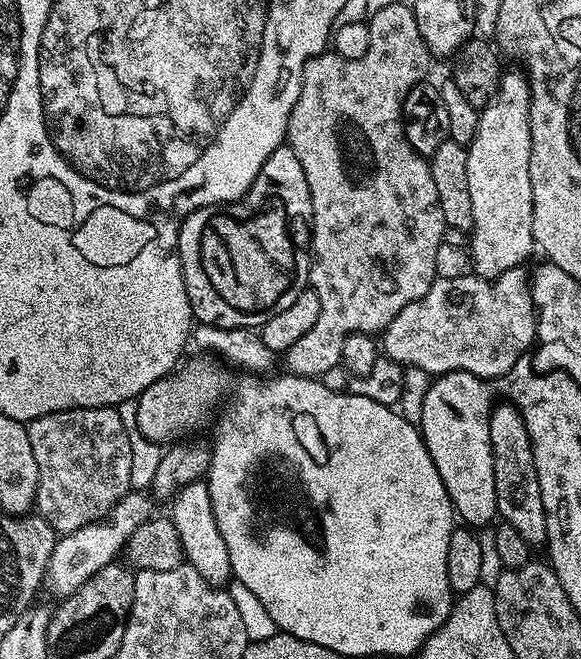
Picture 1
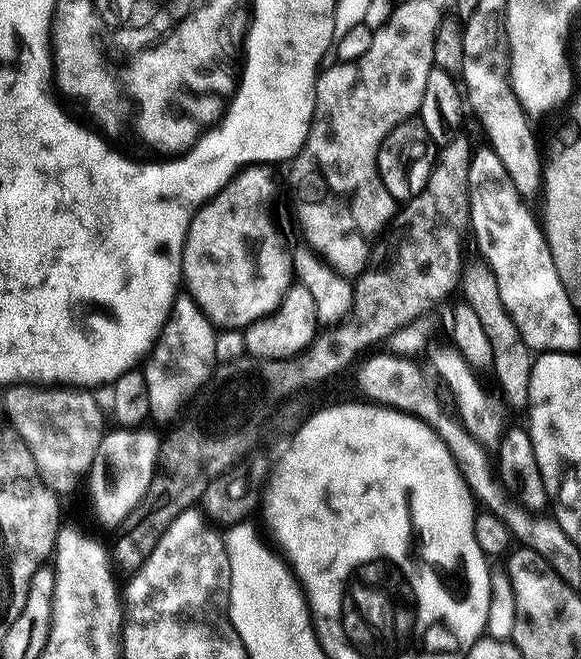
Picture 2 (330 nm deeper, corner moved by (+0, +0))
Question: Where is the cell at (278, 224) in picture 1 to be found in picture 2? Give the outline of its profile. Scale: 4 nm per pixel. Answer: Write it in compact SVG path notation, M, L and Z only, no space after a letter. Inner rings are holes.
M263 164L241 168L231 184L196 211L184 239L182 280L186 292L217 329L243 330L270 315L293 283L289 249L284 249L268 209L272 171Z

